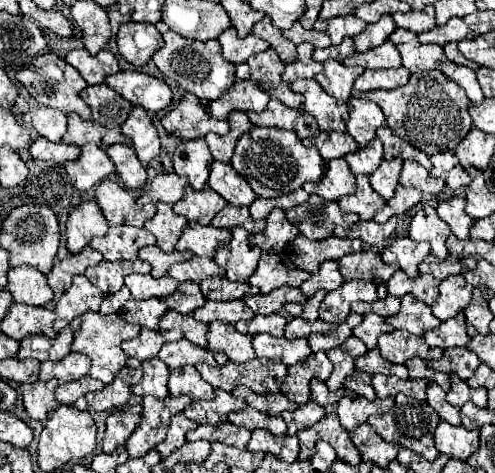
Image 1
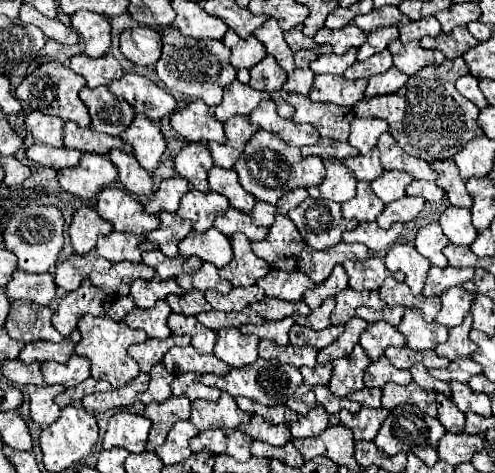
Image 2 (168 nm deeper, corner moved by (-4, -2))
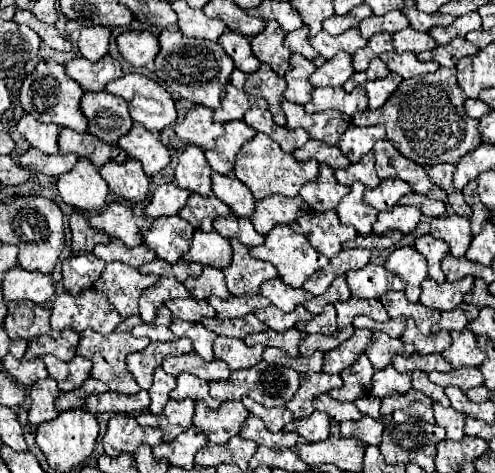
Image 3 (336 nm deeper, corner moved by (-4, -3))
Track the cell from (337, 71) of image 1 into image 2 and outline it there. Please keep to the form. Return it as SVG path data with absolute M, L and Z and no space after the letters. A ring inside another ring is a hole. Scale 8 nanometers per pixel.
M315 75L315 87L311 89L309 97L315 101L353 107L359 99L363 99L365 87L367 87L365 79L349 81L339 75Z

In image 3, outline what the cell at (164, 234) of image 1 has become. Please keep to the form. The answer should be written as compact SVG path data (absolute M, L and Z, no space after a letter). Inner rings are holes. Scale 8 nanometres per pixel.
M161 216L143 230L143 244L151 248L161 260L175 264L183 258L193 236L191 224L179 216Z

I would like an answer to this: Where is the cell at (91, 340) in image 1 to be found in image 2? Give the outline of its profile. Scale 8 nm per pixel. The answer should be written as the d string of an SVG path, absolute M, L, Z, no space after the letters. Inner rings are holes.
M83 315L79 321L79 333L81 341L75 347L75 353L81 357L87 357L91 361L91 377L109 381L113 389L125 385L127 381L135 379L139 375L139 365L133 357L129 357L127 347L133 343L143 343L147 339L147 333L143 329L129 329L123 321L111 321L109 317L93 317Z

